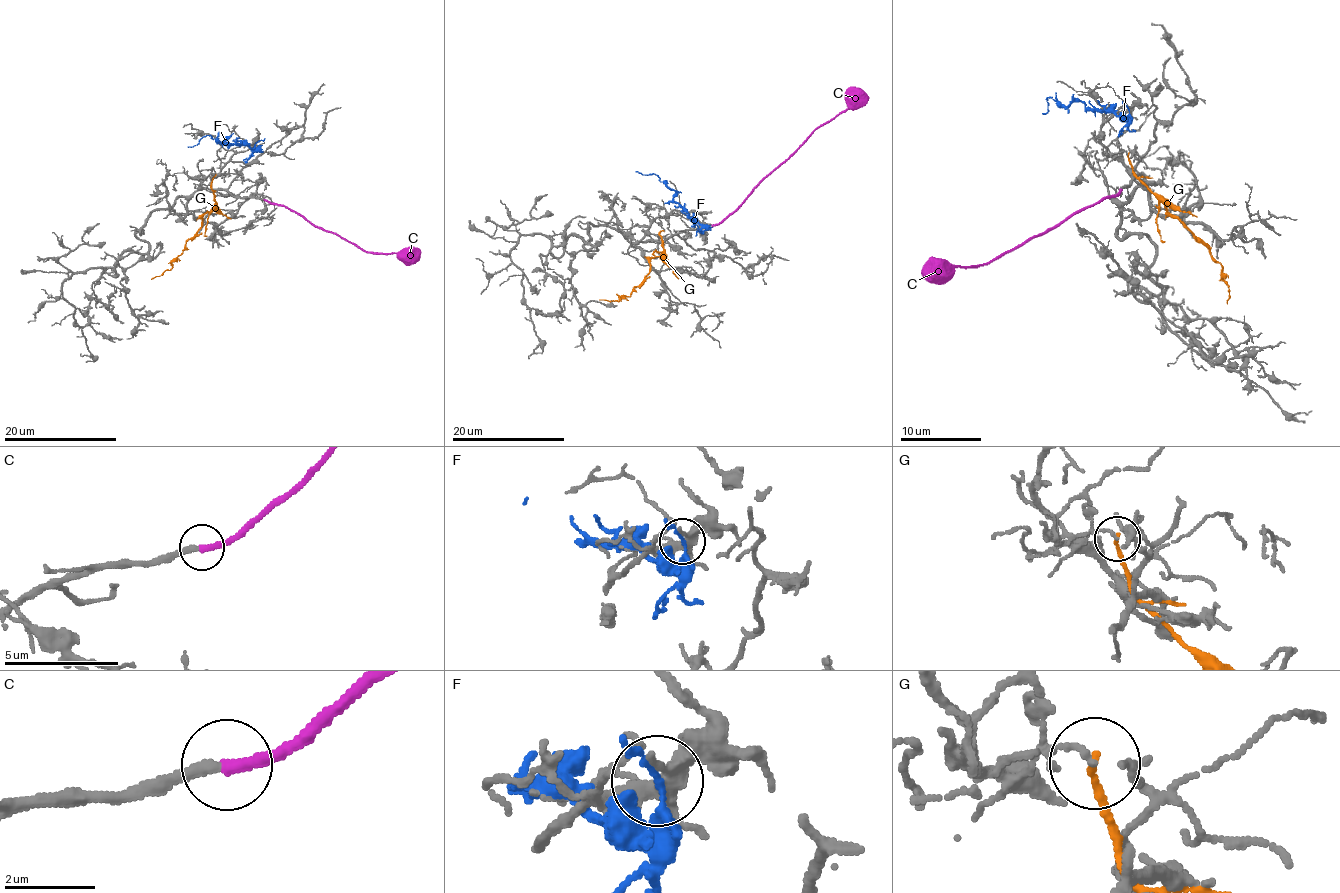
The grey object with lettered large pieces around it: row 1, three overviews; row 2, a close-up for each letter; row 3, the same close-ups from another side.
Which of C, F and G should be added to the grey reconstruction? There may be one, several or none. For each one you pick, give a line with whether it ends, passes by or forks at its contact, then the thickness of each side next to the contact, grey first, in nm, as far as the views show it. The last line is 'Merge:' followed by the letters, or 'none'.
C: It ends there. Thickness 260 nm (grey) against 280 nm
Merge: C

